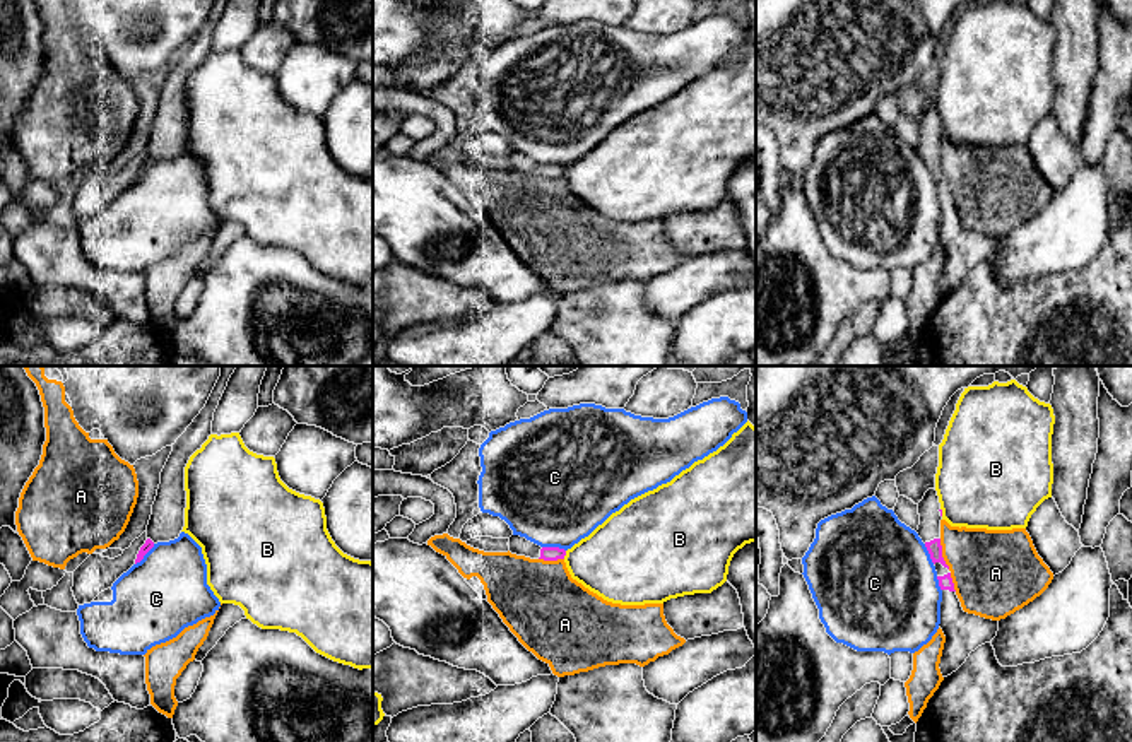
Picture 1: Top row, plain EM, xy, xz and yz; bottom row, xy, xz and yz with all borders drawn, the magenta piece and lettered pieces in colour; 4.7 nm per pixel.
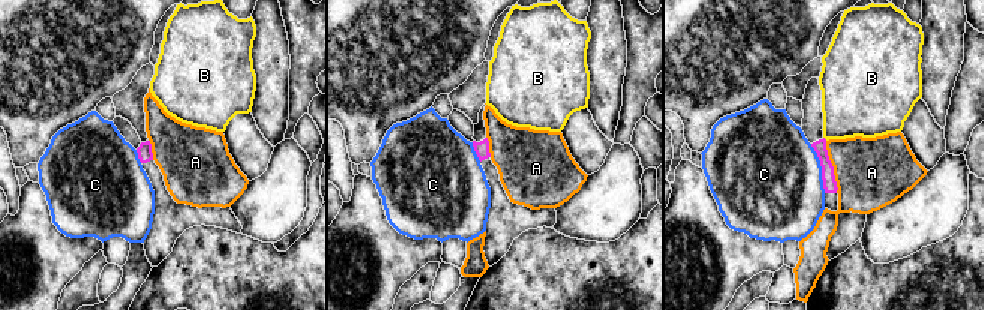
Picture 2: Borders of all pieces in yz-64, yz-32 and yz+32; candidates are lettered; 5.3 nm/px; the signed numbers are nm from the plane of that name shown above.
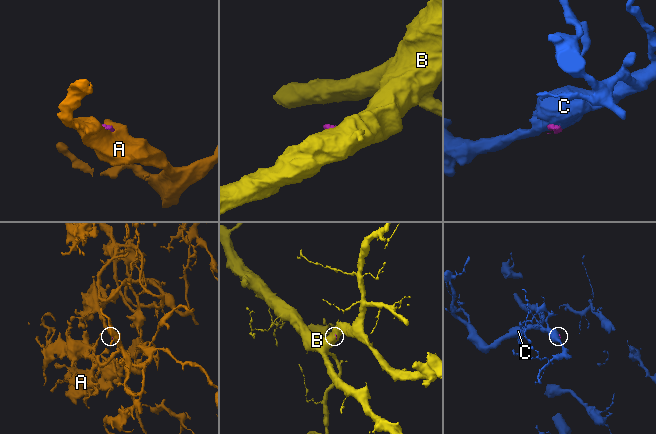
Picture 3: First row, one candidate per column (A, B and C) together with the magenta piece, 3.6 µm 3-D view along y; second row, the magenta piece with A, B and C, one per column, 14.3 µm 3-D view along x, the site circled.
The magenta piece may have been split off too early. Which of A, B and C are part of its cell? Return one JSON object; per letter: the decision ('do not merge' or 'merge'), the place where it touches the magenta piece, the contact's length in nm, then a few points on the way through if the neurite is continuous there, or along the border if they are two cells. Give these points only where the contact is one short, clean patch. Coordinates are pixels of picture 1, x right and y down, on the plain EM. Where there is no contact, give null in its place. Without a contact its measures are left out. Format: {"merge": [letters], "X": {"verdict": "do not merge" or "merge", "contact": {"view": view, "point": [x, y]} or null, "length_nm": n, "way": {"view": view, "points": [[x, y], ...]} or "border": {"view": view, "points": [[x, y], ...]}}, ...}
{"merge": [], "A": {"verdict": "do not merge", "contact": {"view": "yz", "point": [941, 171]}, "length_nm": 150}, "B": {"verdict": "do not merge", "contact": {"view": "xz", "point": [565, 171]}, "length_nm": 40, "border": {"view": "xz", "points": [[566, 168], [563, 175]]}}, "C": {"verdict": "do not merge", "contact": {"view": "xz", "point": [554, 164]}, "length_nm": 110, "border": {"view": "xz", "points": [[542, 163], [558, 163], [565, 168]]}}}

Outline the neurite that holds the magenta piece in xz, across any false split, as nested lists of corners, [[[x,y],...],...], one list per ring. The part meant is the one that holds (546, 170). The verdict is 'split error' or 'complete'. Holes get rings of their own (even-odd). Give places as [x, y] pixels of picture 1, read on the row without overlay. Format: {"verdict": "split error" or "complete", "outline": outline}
{"verdict": "split error", "outline": [[[520,152],[510,154],[510,169],[516,173],[525,173],[530,176],[544,176],[544,178],[557,178],[557,176],[564,176],[566,173],[564,166],[540,164]]]}

